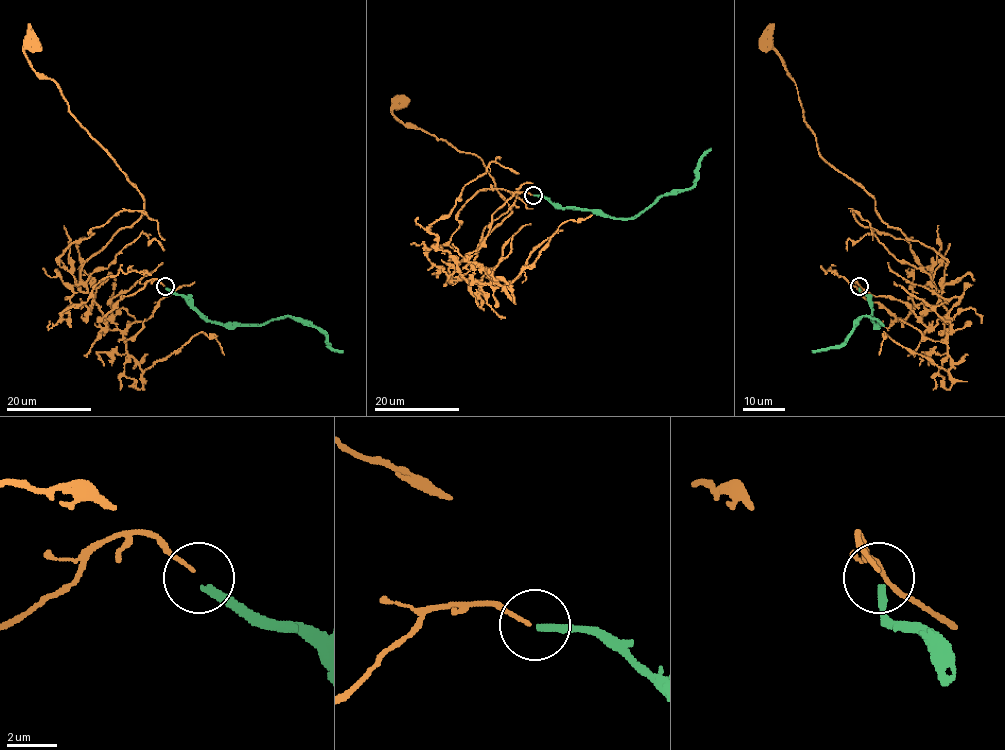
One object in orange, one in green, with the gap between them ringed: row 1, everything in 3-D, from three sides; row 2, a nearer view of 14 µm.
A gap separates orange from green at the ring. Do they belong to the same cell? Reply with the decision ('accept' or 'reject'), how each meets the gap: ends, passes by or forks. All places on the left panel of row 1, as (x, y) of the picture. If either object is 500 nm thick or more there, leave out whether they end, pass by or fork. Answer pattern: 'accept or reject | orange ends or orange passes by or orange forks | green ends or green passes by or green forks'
reject | orange ends | green ends

